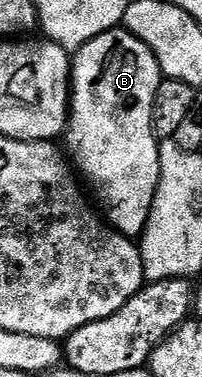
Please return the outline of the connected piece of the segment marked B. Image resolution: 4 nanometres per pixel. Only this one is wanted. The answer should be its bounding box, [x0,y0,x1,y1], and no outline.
[65,26,165,238]

